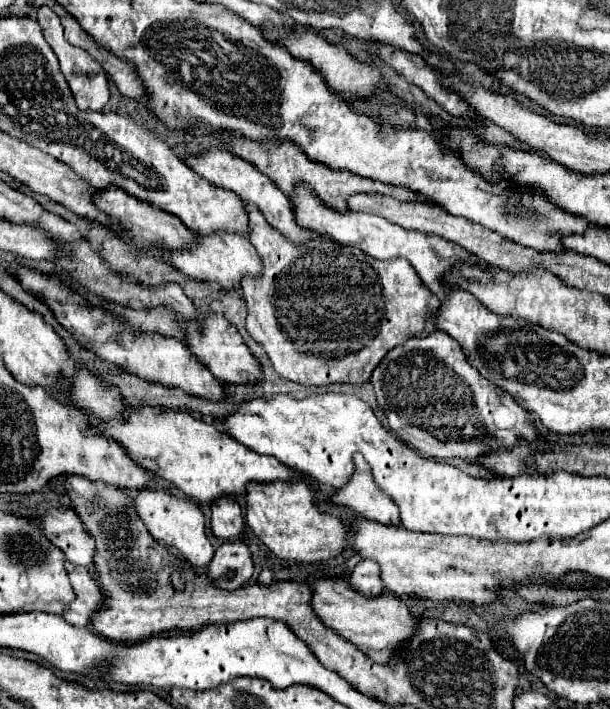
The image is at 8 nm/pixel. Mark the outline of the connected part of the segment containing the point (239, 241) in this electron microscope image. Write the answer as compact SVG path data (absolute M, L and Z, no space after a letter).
M213 234L209 238L195 238L195 248L189 252L173 252L171 264L183 272L185 276L191 276L201 282L217 282L223 290L235 290L239 288L241 280L245 276L257 278L263 272L261 256L257 256L257 250L251 246L249 240L237 236L237 234Z

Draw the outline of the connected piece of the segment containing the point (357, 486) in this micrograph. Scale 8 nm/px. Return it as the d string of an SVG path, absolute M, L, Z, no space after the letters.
M361 454L355 456L355 464L357 464L357 474L349 480L345 488L341 488L331 496L333 504L347 506L357 516L363 516L367 520L401 526L395 502L377 490L371 478L371 470Z

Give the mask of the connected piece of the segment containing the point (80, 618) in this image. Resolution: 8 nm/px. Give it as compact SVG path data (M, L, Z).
M83 566L71 568L69 580L77 598L63 612L63 618L77 628L89 628L91 616L99 612L99 608L103 608L103 600L105 600L103 590L99 582L93 578L93 574Z

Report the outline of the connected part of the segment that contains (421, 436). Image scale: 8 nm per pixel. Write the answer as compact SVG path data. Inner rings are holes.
M435 330L431 336L427 338L411 338L401 346L395 346L381 362L379 366L373 370L371 376L371 384L375 388L377 394L377 404L379 408L385 412L387 420L389 420L389 428L411 448L415 448L417 452L421 452L423 456L435 456L437 460L447 460L447 458L461 458L467 464L477 464L479 456L489 454L489 450L497 450L497 448L513 448L517 444L521 444L521 440L525 442L547 442L535 428L535 422L531 420L527 410L521 410L521 406L517 406L517 402L503 390L497 388L495 384L489 384L465 358L463 348L457 344L457 340L449 338L445 332ZM473 420L481 420L485 424L481 424L479 428L479 444L471 446L471 444L463 444L463 446L455 446L455 428L459 434L469 436L473 434L475 426Z

